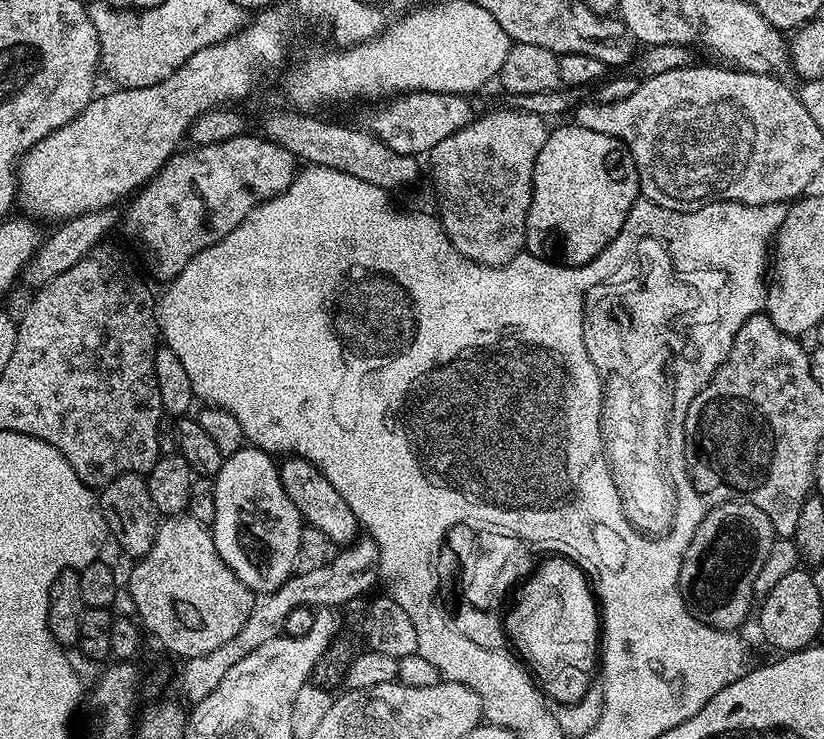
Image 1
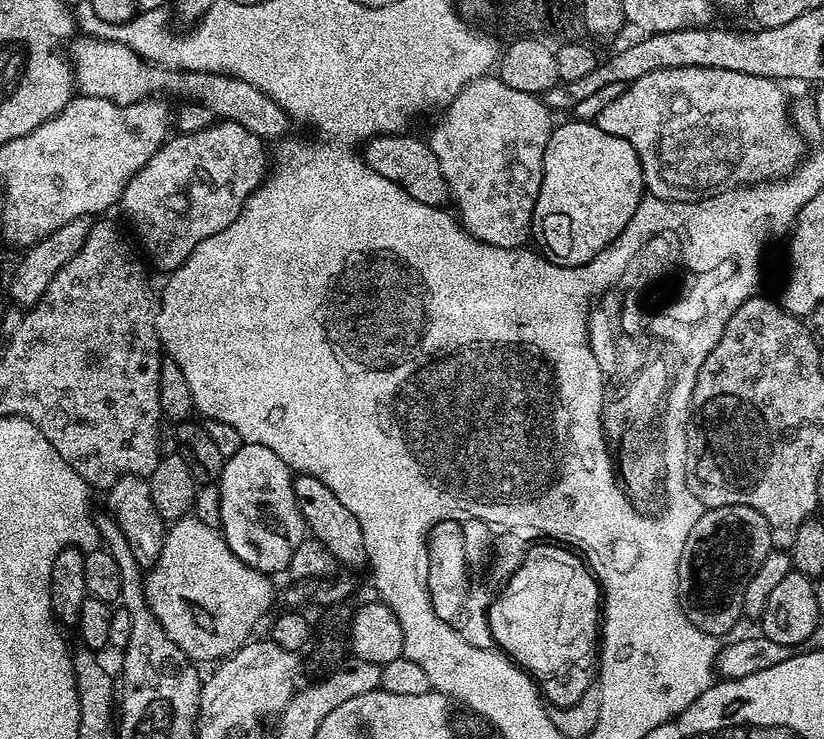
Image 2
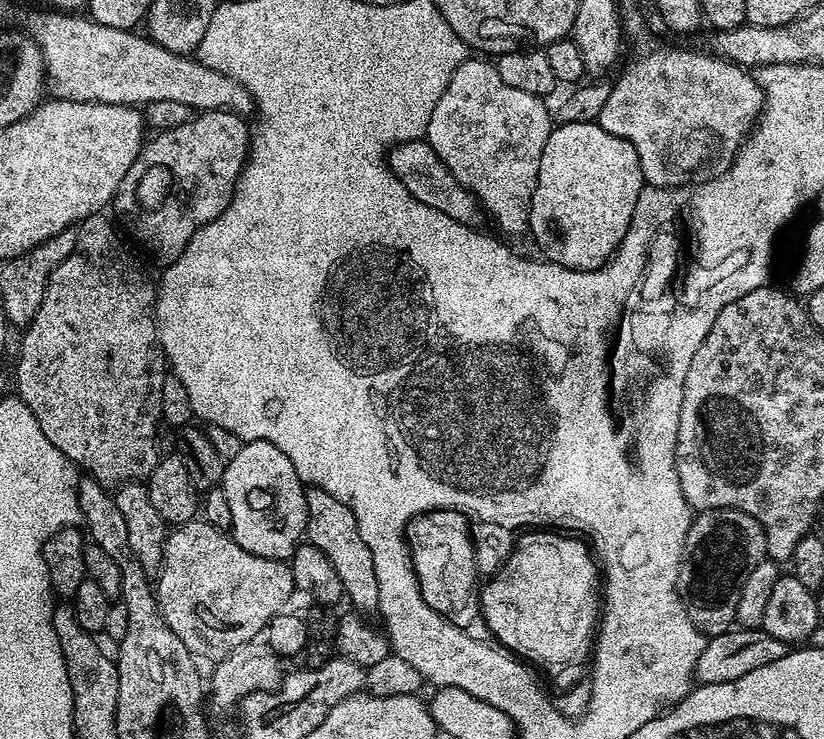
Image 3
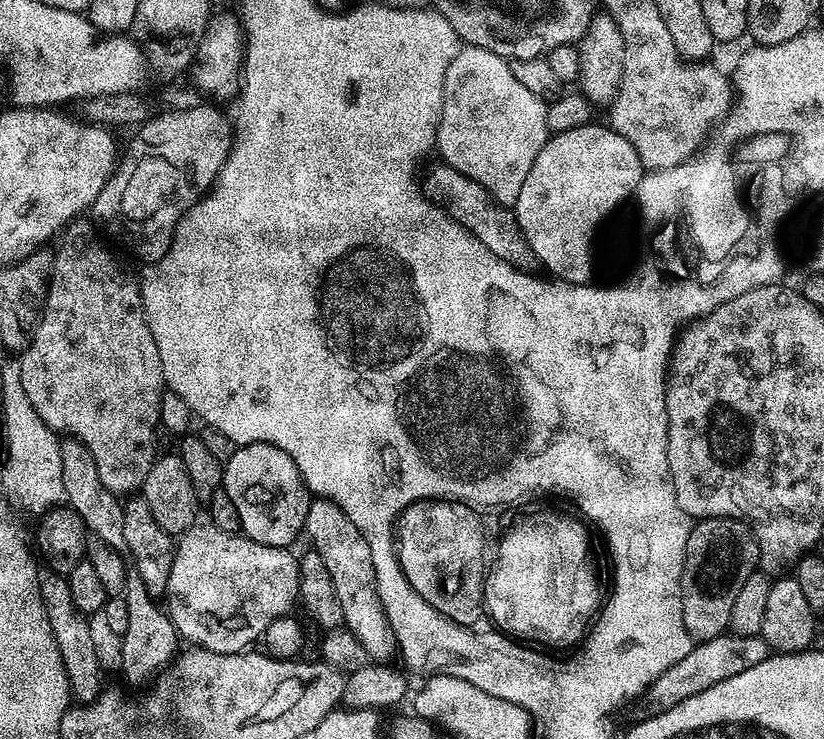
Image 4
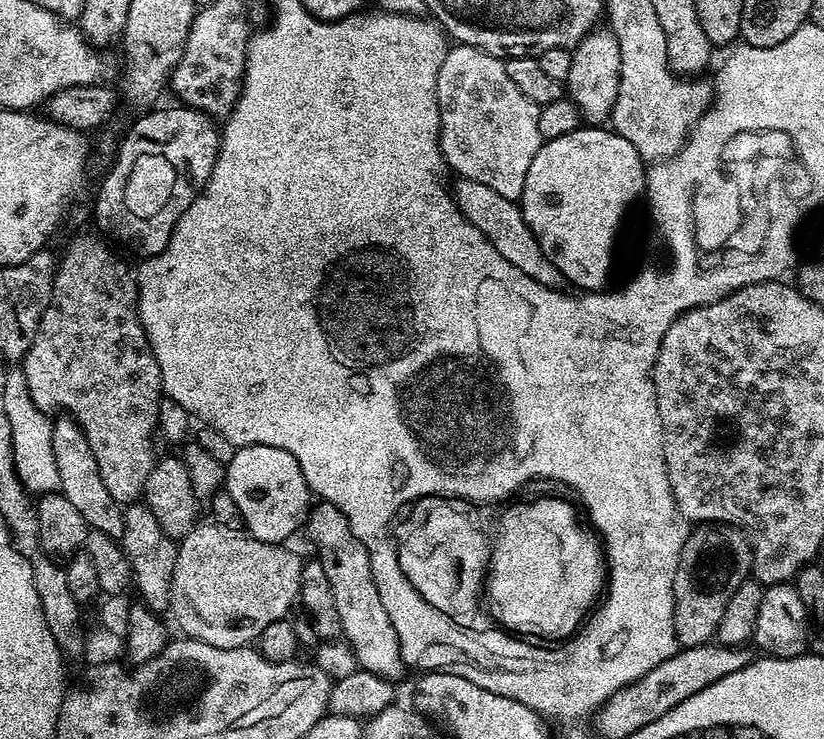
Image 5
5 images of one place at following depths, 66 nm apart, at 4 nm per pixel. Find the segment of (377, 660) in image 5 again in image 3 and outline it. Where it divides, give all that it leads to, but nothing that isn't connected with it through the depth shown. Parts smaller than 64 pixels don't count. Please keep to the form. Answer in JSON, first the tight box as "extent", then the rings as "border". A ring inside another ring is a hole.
{"extent":[304,487,379,614],"border":[[[309,487],[304,493],[308,507],[307,543],[318,546],[326,558],[330,558],[330,566],[338,570],[338,578],[344,587],[344,594],[349,604],[361,614],[372,614],[379,609],[378,578],[374,574],[374,558],[370,554],[370,546],[362,542],[362,534],[358,534],[358,522],[350,510],[350,506],[342,506],[334,494],[326,494],[326,490]]]}

